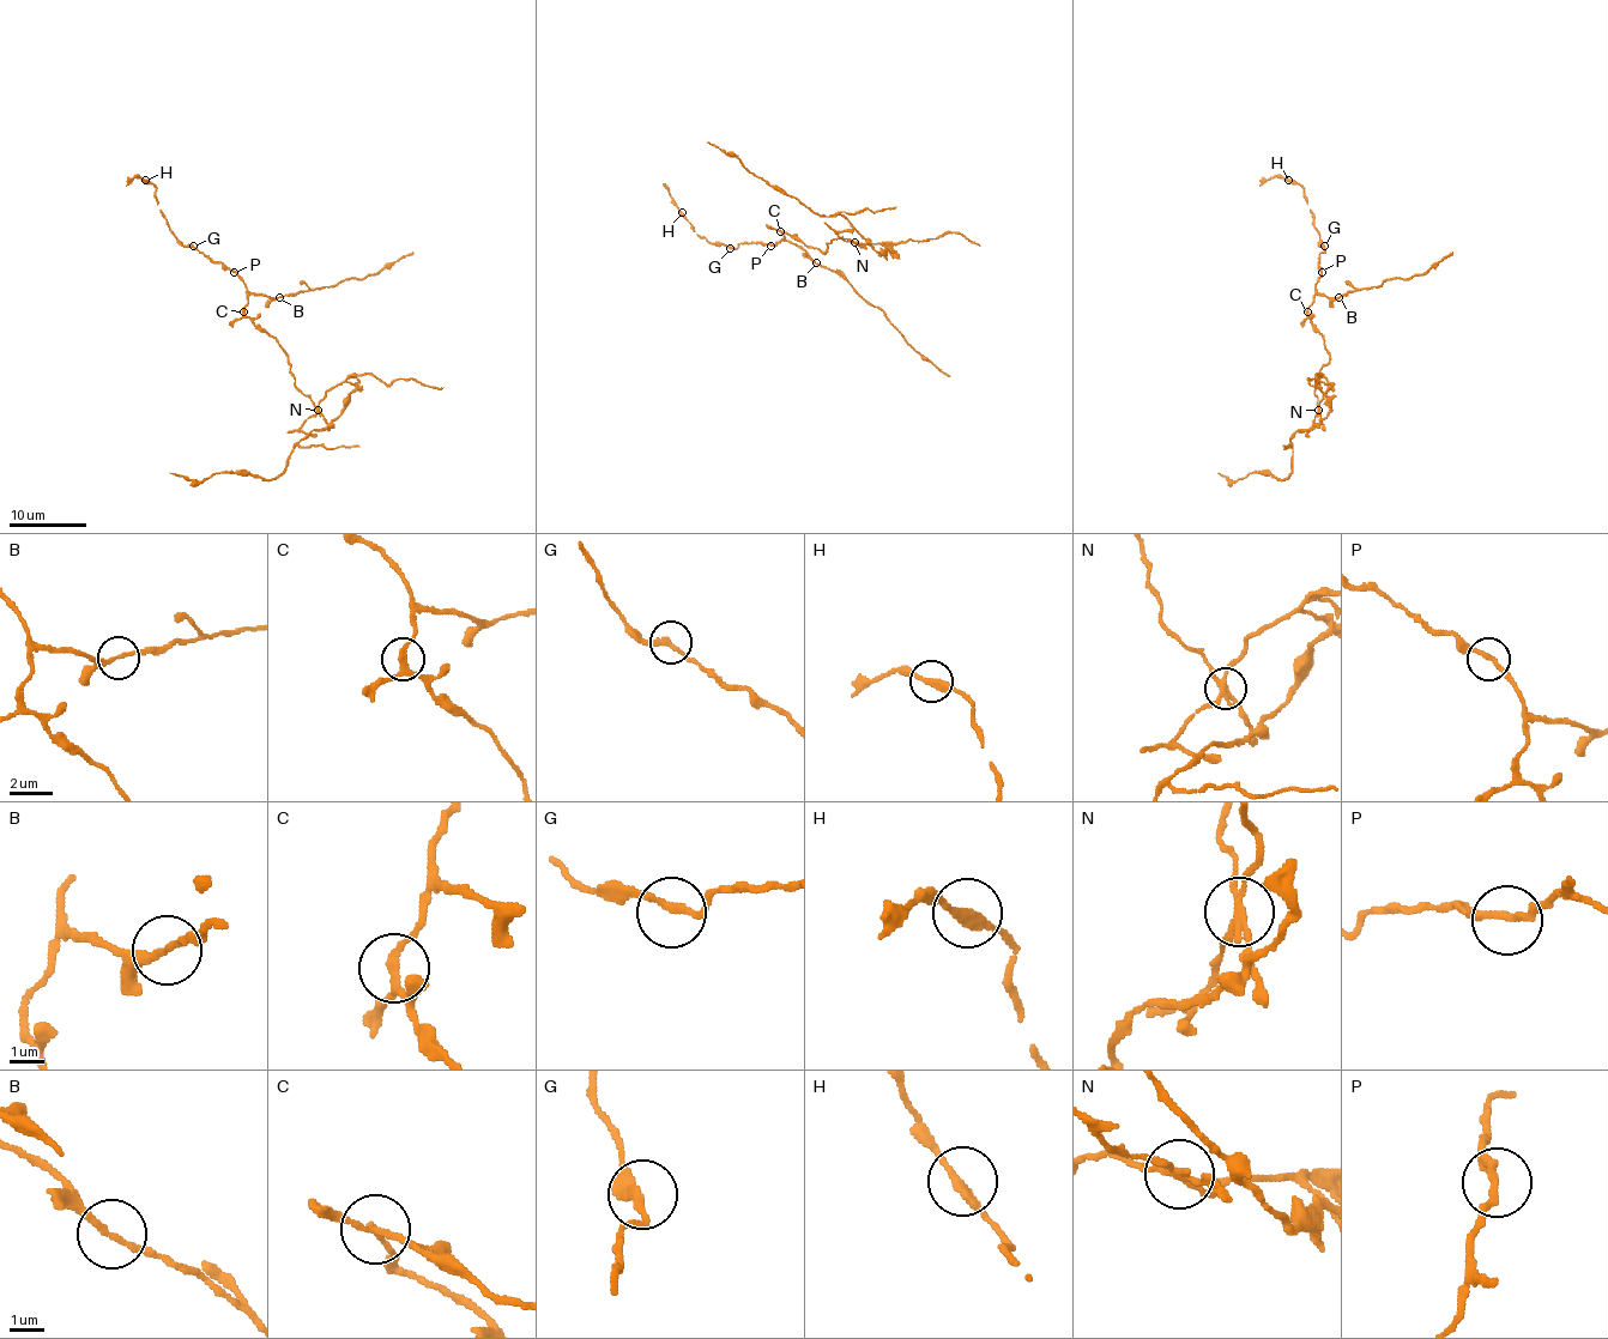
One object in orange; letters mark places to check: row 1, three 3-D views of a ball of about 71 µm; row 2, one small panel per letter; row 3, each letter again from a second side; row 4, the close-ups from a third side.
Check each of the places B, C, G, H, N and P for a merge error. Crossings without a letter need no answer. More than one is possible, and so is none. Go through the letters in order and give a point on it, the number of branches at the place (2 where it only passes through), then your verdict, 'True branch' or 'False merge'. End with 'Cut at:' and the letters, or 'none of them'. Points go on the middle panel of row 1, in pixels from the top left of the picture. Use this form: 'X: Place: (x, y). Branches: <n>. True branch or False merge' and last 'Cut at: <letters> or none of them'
B: Place: (816, 262). Branches: 2. False merge
C: Place: (780, 231). Branches: 3. True branch
G: Place: (730, 248). Branches: 2. True branch
H: Place: (682, 212). Branches: 2. True branch
N: Place: (854, 242). Branches: 4. False merge
P: Place: (771, 246). Branches: 2. True branch
Cut at: B, N

